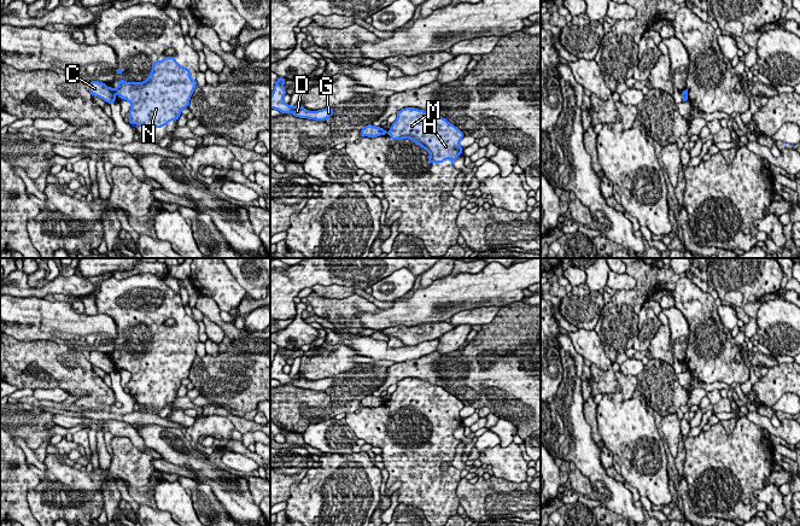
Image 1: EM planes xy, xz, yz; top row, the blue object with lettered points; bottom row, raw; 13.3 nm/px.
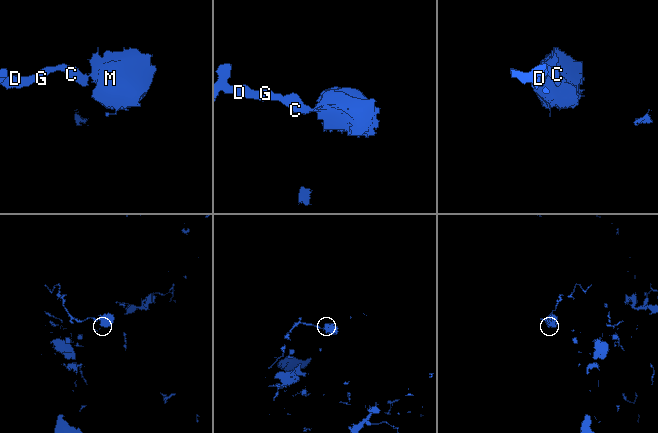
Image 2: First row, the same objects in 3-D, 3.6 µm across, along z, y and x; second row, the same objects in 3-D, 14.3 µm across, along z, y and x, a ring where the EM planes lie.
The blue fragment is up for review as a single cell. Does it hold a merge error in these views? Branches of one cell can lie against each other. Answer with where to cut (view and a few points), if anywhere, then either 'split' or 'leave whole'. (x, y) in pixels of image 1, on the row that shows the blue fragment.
cut xy (110, 88), (115, 95); split

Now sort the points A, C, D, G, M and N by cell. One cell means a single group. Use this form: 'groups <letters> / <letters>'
groups A M N / C D G

